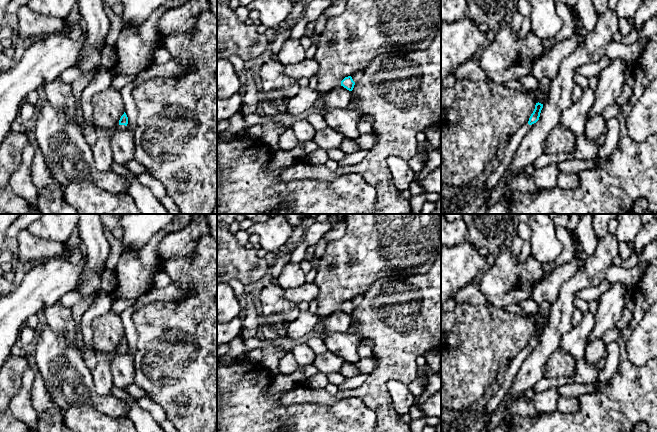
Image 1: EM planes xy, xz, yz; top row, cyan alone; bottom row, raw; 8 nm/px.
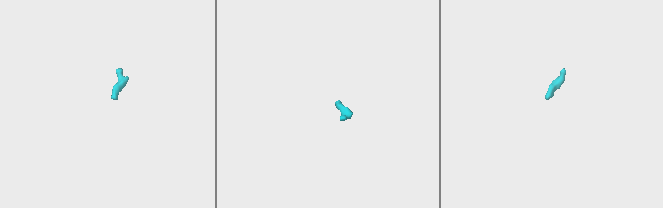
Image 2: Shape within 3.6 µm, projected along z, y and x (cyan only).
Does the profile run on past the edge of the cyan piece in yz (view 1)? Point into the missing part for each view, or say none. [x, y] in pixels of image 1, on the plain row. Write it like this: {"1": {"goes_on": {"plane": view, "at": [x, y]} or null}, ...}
{"1": {"goes_on": null}}

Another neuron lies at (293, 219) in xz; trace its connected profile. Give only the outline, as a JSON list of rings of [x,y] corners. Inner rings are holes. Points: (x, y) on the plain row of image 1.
[[[288,214],[286,216],[289,225],[294,229],[302,221],[300,214]]]

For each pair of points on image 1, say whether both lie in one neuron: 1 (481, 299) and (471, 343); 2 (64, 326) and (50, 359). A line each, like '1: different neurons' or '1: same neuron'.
1: different neurons
2: different neurons

